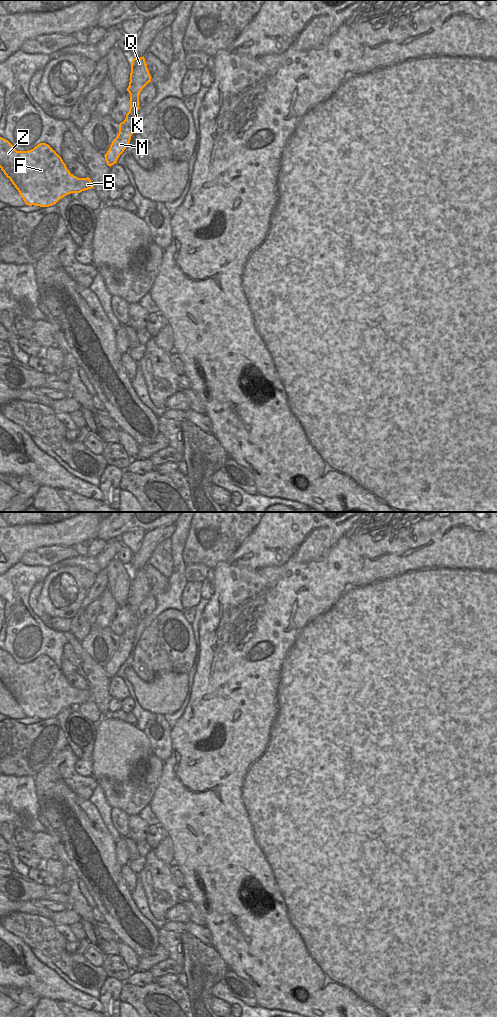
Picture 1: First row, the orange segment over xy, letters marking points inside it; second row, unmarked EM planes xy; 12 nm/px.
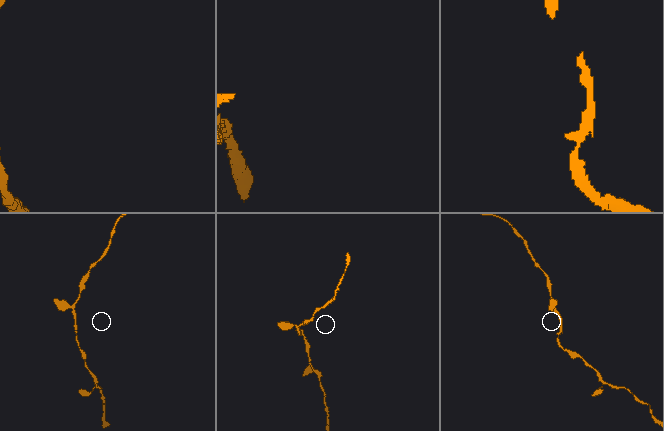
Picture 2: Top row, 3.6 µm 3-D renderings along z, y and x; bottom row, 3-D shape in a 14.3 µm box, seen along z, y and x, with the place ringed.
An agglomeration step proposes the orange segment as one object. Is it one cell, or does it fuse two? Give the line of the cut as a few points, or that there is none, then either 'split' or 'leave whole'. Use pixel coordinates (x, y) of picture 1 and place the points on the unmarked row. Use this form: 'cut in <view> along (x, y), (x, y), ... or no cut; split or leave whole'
no cut; leave whole

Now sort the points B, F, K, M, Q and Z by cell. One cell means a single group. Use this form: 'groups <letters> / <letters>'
groups B F K M Q Z

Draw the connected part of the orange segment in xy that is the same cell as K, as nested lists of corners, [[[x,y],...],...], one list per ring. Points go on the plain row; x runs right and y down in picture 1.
[[[144,568],[131,573],[130,594],[127,603],[130,606],[130,620],[126,630],[119,636],[119,645],[104,667],[108,678],[117,675],[119,668],[129,657],[134,643],[135,631],[139,622],[139,606],[151,594],[151,587]]]

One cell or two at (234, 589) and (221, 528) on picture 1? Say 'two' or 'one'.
two

